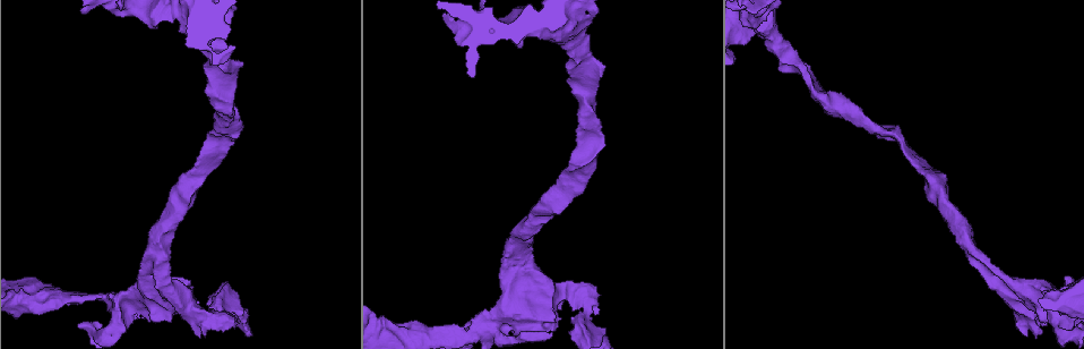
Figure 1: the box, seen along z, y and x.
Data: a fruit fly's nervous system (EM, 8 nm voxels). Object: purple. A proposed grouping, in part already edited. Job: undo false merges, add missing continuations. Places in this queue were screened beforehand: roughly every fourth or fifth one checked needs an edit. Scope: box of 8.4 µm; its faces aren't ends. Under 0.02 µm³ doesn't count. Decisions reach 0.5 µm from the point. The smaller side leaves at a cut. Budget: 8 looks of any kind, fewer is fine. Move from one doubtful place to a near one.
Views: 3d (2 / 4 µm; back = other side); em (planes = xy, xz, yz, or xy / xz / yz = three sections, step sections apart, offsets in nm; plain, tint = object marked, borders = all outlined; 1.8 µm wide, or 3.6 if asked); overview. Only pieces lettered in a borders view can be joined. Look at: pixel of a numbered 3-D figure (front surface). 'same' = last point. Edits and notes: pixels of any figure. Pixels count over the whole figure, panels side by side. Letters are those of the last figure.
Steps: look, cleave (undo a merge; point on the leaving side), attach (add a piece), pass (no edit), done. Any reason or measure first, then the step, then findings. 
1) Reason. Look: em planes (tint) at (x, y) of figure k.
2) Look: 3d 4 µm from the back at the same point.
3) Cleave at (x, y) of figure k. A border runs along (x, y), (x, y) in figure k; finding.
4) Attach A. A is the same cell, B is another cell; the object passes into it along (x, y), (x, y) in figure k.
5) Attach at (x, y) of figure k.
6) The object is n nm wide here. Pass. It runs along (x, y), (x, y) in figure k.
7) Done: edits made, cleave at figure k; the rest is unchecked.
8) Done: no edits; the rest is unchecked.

Thick end. Look: 3d 2 µm at (752, 12) of figure 1.

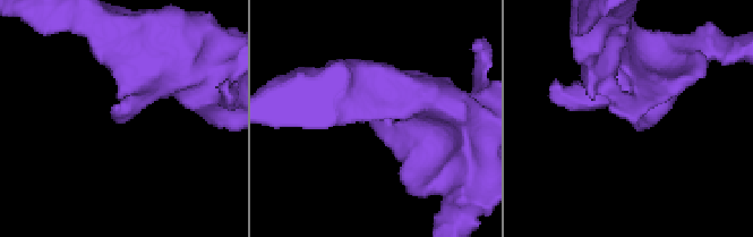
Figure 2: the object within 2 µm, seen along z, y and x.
Look: em xy step 16 (tint) at (122, 123) of figure 2.

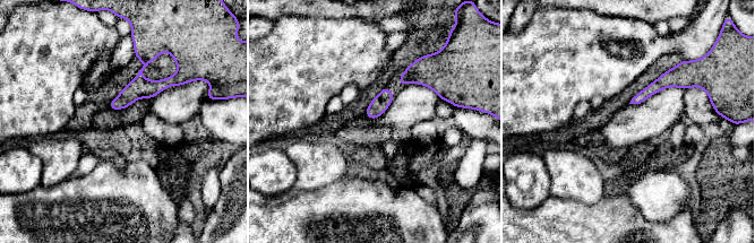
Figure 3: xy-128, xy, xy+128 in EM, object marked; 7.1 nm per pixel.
Cut it another way. Look: em planes (borders) at the same point.

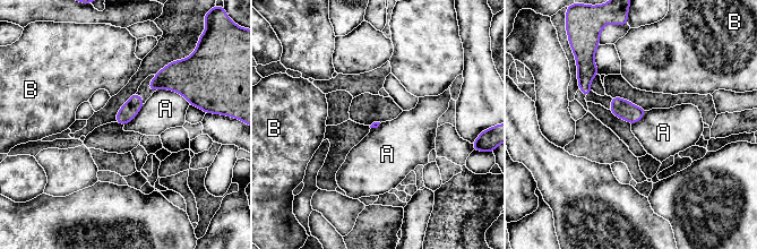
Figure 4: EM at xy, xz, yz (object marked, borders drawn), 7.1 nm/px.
Pass. A and B are other cells; a border runs along (157, 88), (175, 91), (189, 104) in figure 4; no lettered piece goes on from it.

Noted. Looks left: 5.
Sharp bend. Look: 3d 4 µm at (579, 27) of figure 1.

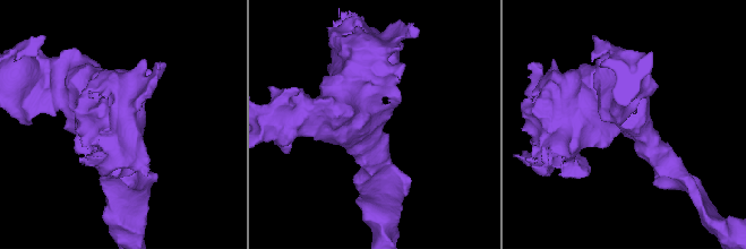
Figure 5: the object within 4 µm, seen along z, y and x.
The arms are 600, 700 nm wide; shape alone is not enough. Look: em 3.6 µm xz step 8 (borders) at (371, 120) of figure 5.

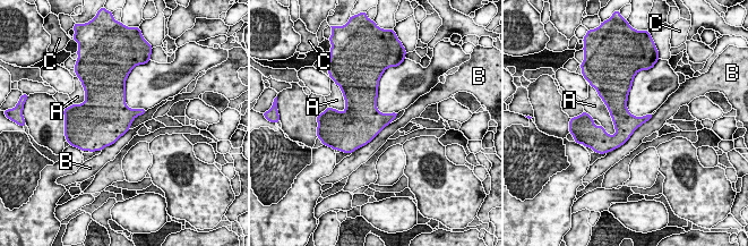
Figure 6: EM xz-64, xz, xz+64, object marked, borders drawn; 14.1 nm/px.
Pass. A, B and C are other cells; it runs along (624, 91), (620, 135), (610, 147) in figure 6; all the same neuron.

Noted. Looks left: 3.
Touches itself. Look: em planes (borders) at (481, 331) of figure 1.

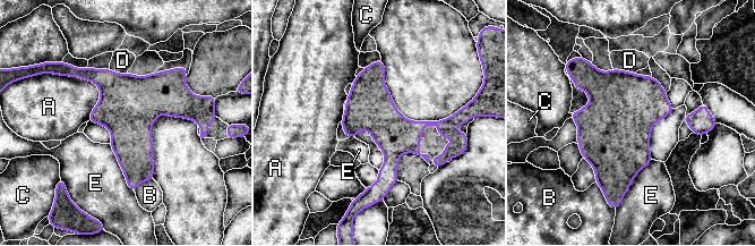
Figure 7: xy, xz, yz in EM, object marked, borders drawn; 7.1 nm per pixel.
The longest contact is with E, 400 nm. Pass. A, B, C, D and E are other cells; continuous, no second neuron.

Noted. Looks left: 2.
Done: no edits; the rest is unchecked.

